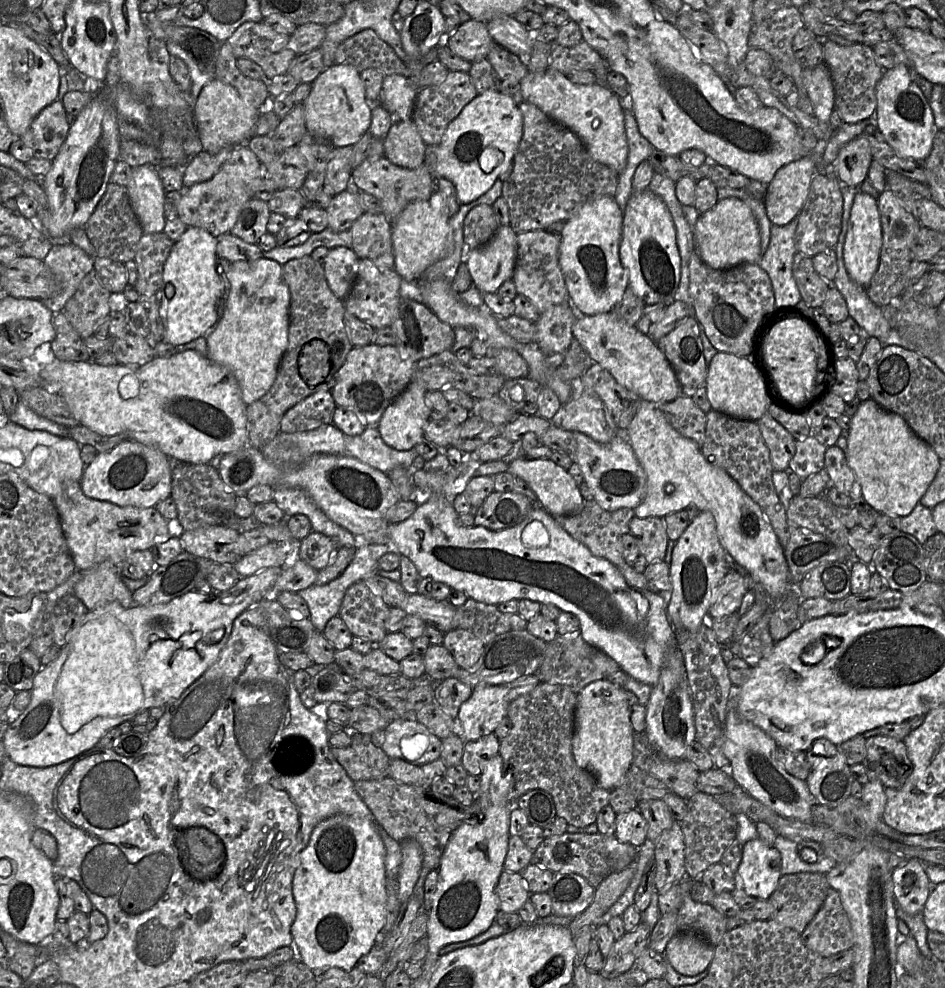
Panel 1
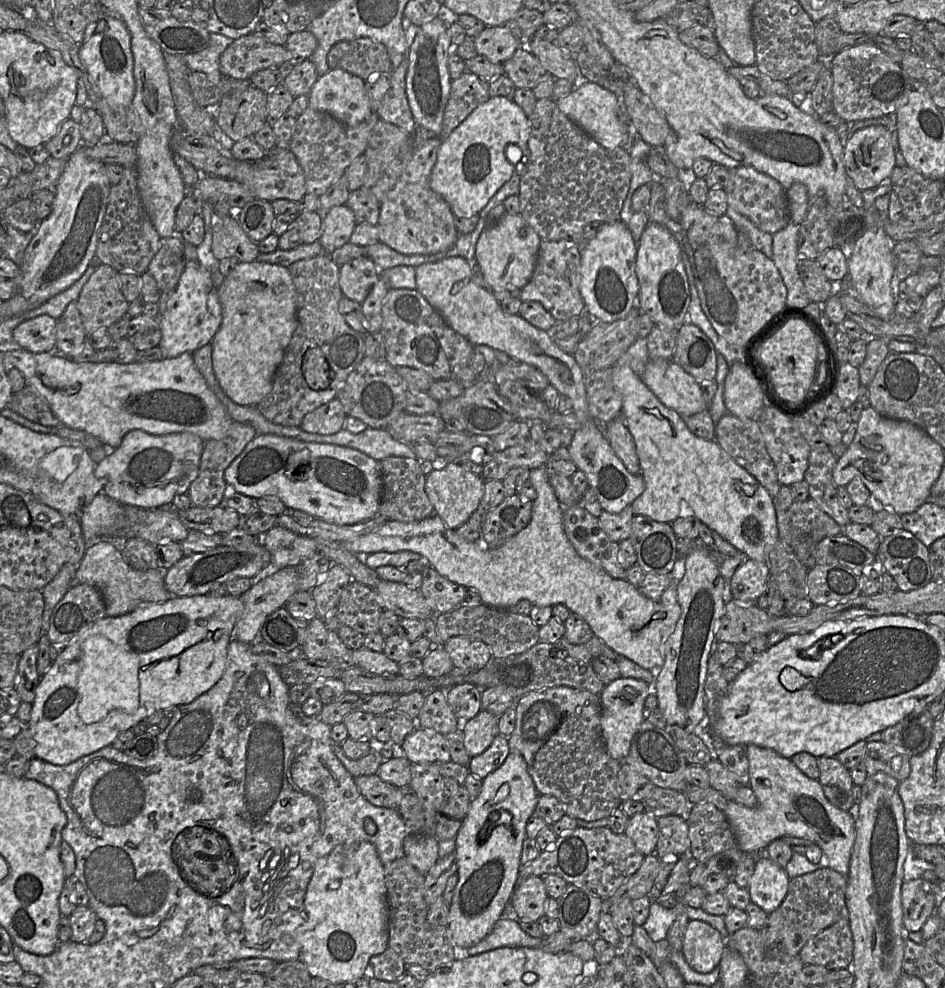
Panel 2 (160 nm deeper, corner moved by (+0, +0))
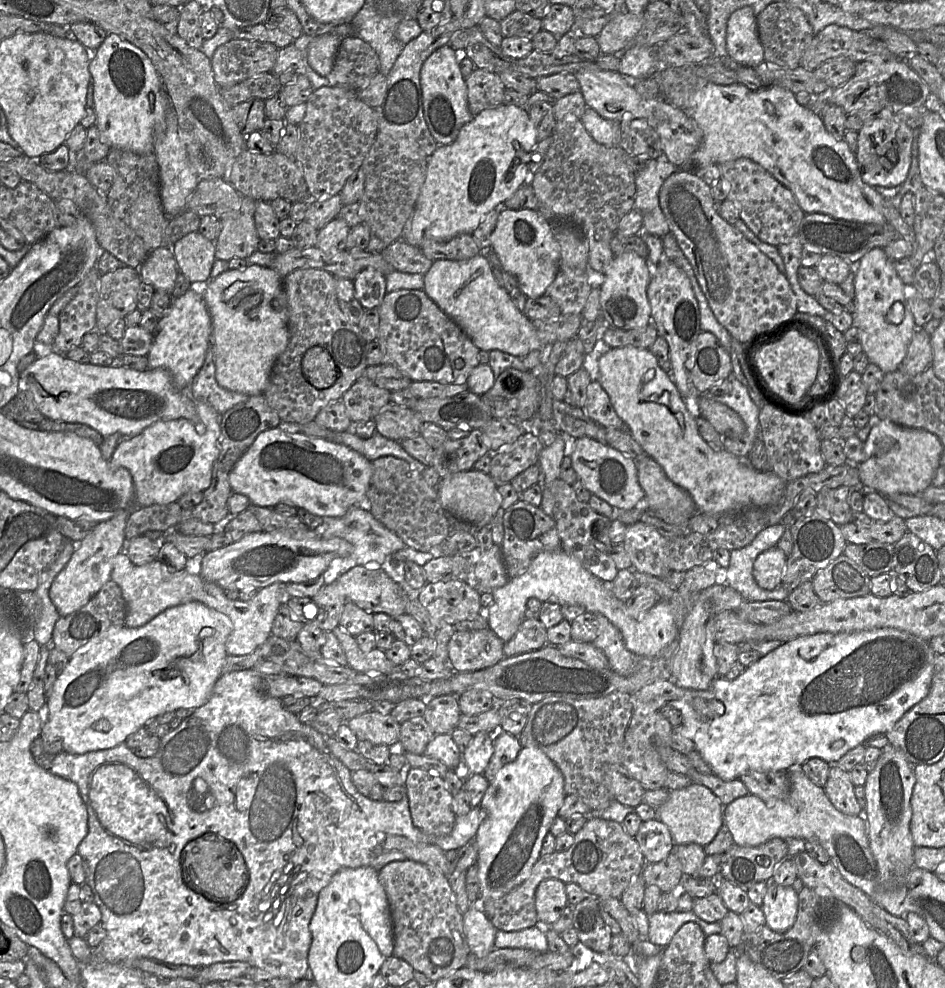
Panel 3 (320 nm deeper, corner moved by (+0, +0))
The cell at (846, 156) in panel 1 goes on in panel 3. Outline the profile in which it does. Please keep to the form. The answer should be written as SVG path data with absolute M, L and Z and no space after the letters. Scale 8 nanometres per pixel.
M877 118L868 121L858 132L856 166L862 181L871 186L894 187L907 178L911 161L915 130L899 118Z

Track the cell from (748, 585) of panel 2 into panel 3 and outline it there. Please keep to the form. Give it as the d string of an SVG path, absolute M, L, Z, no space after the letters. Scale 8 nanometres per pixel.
M776 546L758 555L753 566L757 584L766 590L781 586L788 556Z

